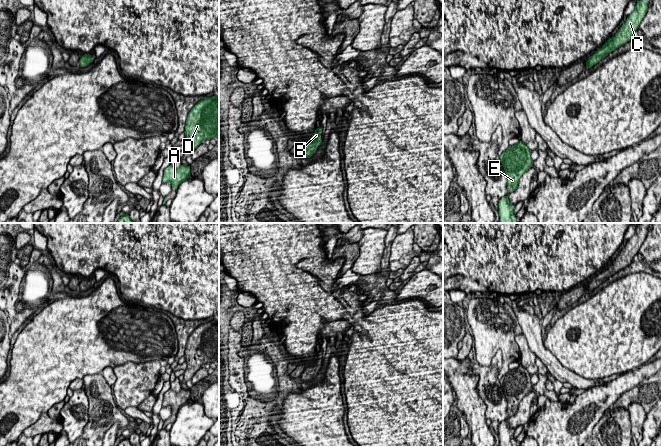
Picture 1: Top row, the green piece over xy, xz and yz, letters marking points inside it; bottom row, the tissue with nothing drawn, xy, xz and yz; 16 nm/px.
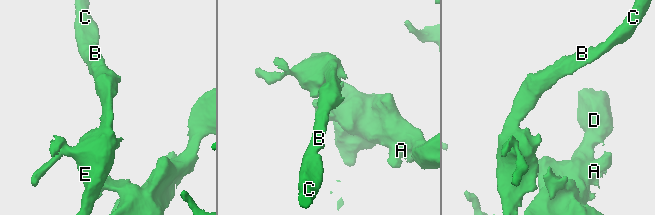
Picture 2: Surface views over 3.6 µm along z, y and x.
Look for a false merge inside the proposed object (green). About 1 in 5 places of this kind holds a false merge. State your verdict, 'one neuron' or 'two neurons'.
one neuron

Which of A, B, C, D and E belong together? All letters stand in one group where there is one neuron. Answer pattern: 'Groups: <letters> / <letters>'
Groups: A B C D E

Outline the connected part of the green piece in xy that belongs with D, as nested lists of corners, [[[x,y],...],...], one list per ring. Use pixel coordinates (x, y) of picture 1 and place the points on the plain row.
[[[219,321],[199,325],[188,338],[185,350],[188,373],[194,374],[206,363],[219,363]]]

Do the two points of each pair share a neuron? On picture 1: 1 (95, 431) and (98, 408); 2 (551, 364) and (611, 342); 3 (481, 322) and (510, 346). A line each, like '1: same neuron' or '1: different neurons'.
1: same neuron
2: different neurons
3: same neuron

